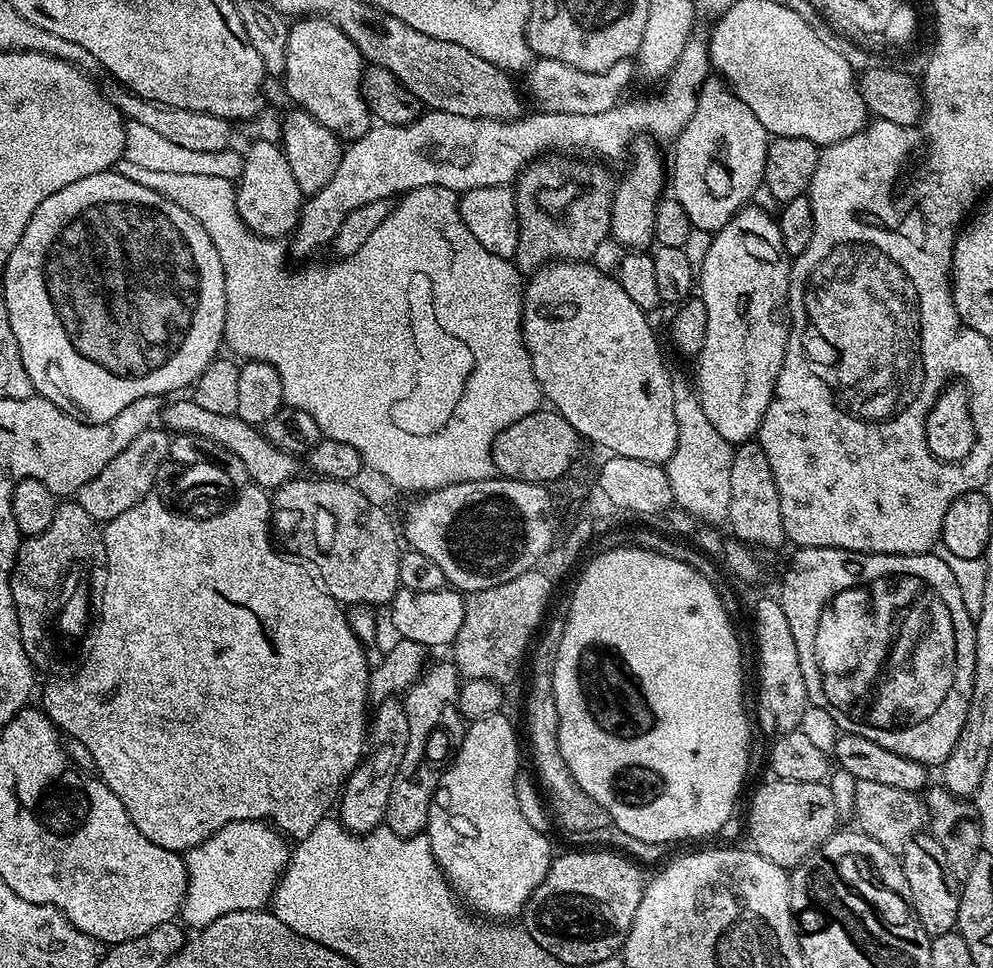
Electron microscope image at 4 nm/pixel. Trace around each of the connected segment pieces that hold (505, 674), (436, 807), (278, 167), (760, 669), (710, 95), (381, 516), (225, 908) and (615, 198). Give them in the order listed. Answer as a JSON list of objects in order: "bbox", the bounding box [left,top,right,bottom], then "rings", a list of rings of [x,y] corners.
[{"bbox":[450,571,552,686],"rings":[[[540,571],[518,574],[518,578],[510,578],[510,582],[502,582],[502,586],[478,590],[465,599],[462,630],[458,630],[450,645],[451,663],[455,664],[456,671],[464,680],[486,678],[501,686],[508,686],[519,674],[520,663],[523,660],[525,663],[526,653],[545,619],[544,611],[547,610],[548,599],[552,596],[549,573]]]},{"bbox":[426,714,554,922],"rings":[[[504,714],[495,716],[484,716],[481,720],[473,720],[465,727],[464,737],[458,742],[460,748],[456,752],[456,757],[452,760],[452,765],[447,769],[443,769],[440,777],[440,785],[436,787],[434,798],[430,802],[430,814],[428,815],[428,827],[426,835],[434,858],[438,862],[438,866],[444,871],[444,876],[448,879],[452,886],[453,892],[460,897],[461,901],[473,913],[479,914],[484,918],[491,918],[496,922],[508,922],[513,918],[519,917],[524,911],[524,903],[530,898],[530,894],[534,894],[534,890],[538,890],[538,886],[542,882],[542,878],[546,878],[546,874],[550,870],[554,859],[554,851],[552,852],[552,844],[524,817],[524,812],[520,809],[520,800],[516,797],[516,767],[520,764],[520,744],[516,741],[516,728],[510,721],[504,717]]]},{"bbox":[236,140,302,238],"rings":[[[256,140],[249,152],[243,153],[244,169],[236,184],[236,205],[242,222],[251,228],[257,236],[284,238],[295,229],[302,211],[302,197],[298,190],[298,182],[294,182],[294,173],[290,171],[290,162],[286,162],[286,154],[279,143],[270,140]]]},{"bbox":[754,599,810,733],"rings":[[[779,599],[760,600],[756,604],[756,624],[754,623],[755,649],[754,665],[756,676],[760,679],[758,685],[759,706],[772,719],[777,733],[794,732],[801,727],[804,715],[810,712],[806,678],[802,678],[802,662],[798,662],[798,646],[794,646],[794,634],[790,630],[790,621],[786,618],[786,610],[782,610]]]},{"bbox":[670,76,770,234],"rings":[[[716,76],[705,80],[700,88],[694,114],[674,142],[676,153],[672,156],[672,164],[670,160],[671,199],[682,202],[682,210],[690,214],[690,222],[697,233],[715,234],[762,188],[769,139],[770,134],[755,117],[750,106],[746,106],[737,95],[734,95],[723,80]]]},{"bbox":[271,479,402,605],"rings":[[[307,479],[288,480],[271,493],[271,527],[275,539],[279,543],[281,540],[289,553],[297,552],[292,554],[315,569],[324,589],[340,605],[391,605],[400,588],[398,562],[402,536],[397,525],[395,528],[391,518],[370,497],[363,496],[355,483]]]},{"bbox":[179,820,289,930],"rings":[[[243,820],[222,826],[222,830],[206,838],[206,842],[189,848],[184,856],[184,865],[188,867],[188,890],[179,919],[189,929],[192,927],[192,930],[199,930],[222,918],[222,914],[234,914],[234,910],[267,909],[276,883],[280,881],[280,875],[288,865],[289,855],[289,841],[271,823],[263,820]]]},{"bbox":[611,143,666,250],"rings":[[[637,143],[631,149],[632,165],[628,168],[624,180],[612,192],[612,230],[611,239],[617,240],[628,250],[644,250],[654,240],[654,214],[656,206],[662,199],[662,193],[666,188],[666,164],[660,161],[660,154],[656,150],[655,143]]]}]

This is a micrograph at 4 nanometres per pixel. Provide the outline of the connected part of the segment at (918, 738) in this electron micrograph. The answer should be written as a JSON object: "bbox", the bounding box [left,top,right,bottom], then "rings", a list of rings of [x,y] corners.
{"bbox":[878,612,976,766],"rings":[[[952,612],[952,620],[956,620],[956,624],[972,624],[969,628],[956,628],[956,656],[960,656],[960,672],[956,672],[956,688],[952,688],[952,696],[948,696],[948,700],[944,700],[944,708],[940,708],[940,712],[936,712],[936,716],[932,716],[932,720],[928,720],[928,724],[920,724],[918,732],[910,732],[910,738],[906,738],[906,732],[878,732],[878,738],[880,738],[880,734],[884,734],[890,740],[912,746],[914,758],[918,758],[918,763],[925,766],[943,765],[950,750],[954,750],[954,742],[958,742],[958,734],[962,734],[962,722],[966,722],[966,710],[970,710],[970,698],[974,686],[976,626],[974,619],[967,612]]]}

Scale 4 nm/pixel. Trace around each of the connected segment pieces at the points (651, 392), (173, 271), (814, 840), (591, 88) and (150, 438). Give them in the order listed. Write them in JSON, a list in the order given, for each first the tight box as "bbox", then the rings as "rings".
[{"bbox":[520,260,678,466],"rings":[[[557,260],[553,263],[544,265],[543,268],[539,268],[536,272],[531,273],[527,277],[526,283],[522,288],[522,295],[524,297],[524,313],[522,314],[522,318],[520,319],[520,329],[524,331],[524,345],[526,346],[526,350],[530,354],[530,366],[534,366],[534,378],[538,378],[538,386],[540,387],[540,391],[542,393],[543,399],[545,401],[548,400],[553,409],[555,411],[560,412],[562,414],[562,418],[566,418],[566,422],[570,422],[570,426],[574,426],[574,430],[576,433],[581,436],[585,441],[593,440],[594,443],[597,444],[597,449],[603,450],[605,453],[611,454],[613,456],[625,456],[626,458],[638,458],[642,462],[650,462],[651,464],[658,464],[661,466],[666,465],[668,460],[671,458],[671,455],[674,454],[675,446],[678,444],[678,425],[677,419],[674,416],[674,393],[671,390],[671,380],[673,373],[668,370],[667,366],[664,365],[664,356],[660,353],[660,344],[656,341],[656,336],[652,333],[652,324],[650,321],[649,313],[644,312],[639,308],[634,301],[629,298],[626,294],[626,290],[622,290],[622,286],[620,285],[619,279],[615,275],[607,276],[606,273],[603,272],[600,268],[595,268],[595,263],[592,262],[581,262],[578,260]]]},{"bbox":[2,170,226,424],"rings":[[[114,170],[90,174],[90,178],[78,178],[78,182],[70,182],[70,186],[66,186],[66,190],[58,190],[58,194],[50,194],[50,198],[46,198],[46,202],[42,202],[42,206],[38,206],[38,210],[34,210],[34,218],[30,218],[30,222],[26,222],[26,230],[22,230],[22,238],[18,238],[18,246],[14,246],[14,254],[10,254],[6,266],[2,269],[2,276],[4,276],[2,298],[6,302],[6,314],[10,314],[10,330],[14,330],[14,338],[18,338],[18,350],[22,354],[22,366],[26,366],[26,374],[30,374],[33,389],[50,402],[54,402],[59,408],[71,410],[80,419],[94,424],[101,424],[110,418],[114,418],[114,414],[126,410],[126,406],[130,406],[130,402],[135,402],[137,398],[146,398],[147,396],[164,398],[167,397],[167,392],[176,392],[179,388],[184,387],[184,389],[187,389],[195,384],[202,374],[202,370],[206,370],[206,366],[210,366],[210,362],[217,359],[219,352],[216,351],[222,348],[224,344],[226,278],[224,277],[222,258],[218,258],[218,250],[214,250],[214,242],[210,242],[210,234],[206,234],[206,230],[202,230],[202,222],[198,222],[198,218],[194,218],[194,214],[182,210],[182,206],[178,206],[175,202],[168,200],[154,190],[146,190],[146,186],[138,186],[138,182],[130,182],[130,178],[122,178],[122,174],[118,174]]]},{"bbox":[746,778,837,870],"rings":[[[775,778],[769,781],[752,796],[748,820],[746,816],[746,836],[752,839],[750,844],[755,851],[785,870],[791,870],[837,831],[834,794],[830,794],[827,783],[786,782]]]},{"bbox":[522,58,638,114],"rings":[[[536,58],[529,63],[523,73],[522,88],[527,99],[529,101],[532,99],[536,103],[535,107],[542,112],[606,114],[606,110],[616,107],[625,99],[624,91],[631,86],[632,79],[637,79],[637,76],[638,69],[632,60],[614,62],[610,70],[587,72],[574,70],[574,66],[566,66],[566,62],[558,62],[558,58]]]},{"bbox":[75,426,169,522],"rings":[[[153,426],[142,430],[142,434],[138,434],[138,438],[134,438],[134,442],[130,442],[130,446],[122,450],[122,454],[106,462],[106,466],[99,474],[94,474],[94,478],[90,478],[86,486],[76,491],[75,504],[82,506],[82,510],[86,510],[90,518],[98,522],[107,522],[130,510],[130,506],[142,502],[142,498],[149,496],[155,489],[152,487],[160,476],[160,467],[169,463],[169,439],[169,433],[163,427]]]}]

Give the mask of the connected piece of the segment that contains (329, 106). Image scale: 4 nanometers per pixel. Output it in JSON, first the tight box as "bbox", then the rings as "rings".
{"bbox":[282,16,374,142],"rings":[[[320,16],[300,18],[289,27],[286,42],[286,66],[282,83],[295,107],[309,112],[322,122],[326,130],[339,136],[341,141],[351,142],[362,138],[373,127],[374,117],[362,98],[361,82],[364,81],[366,61],[358,46],[334,26],[334,22]]]}

